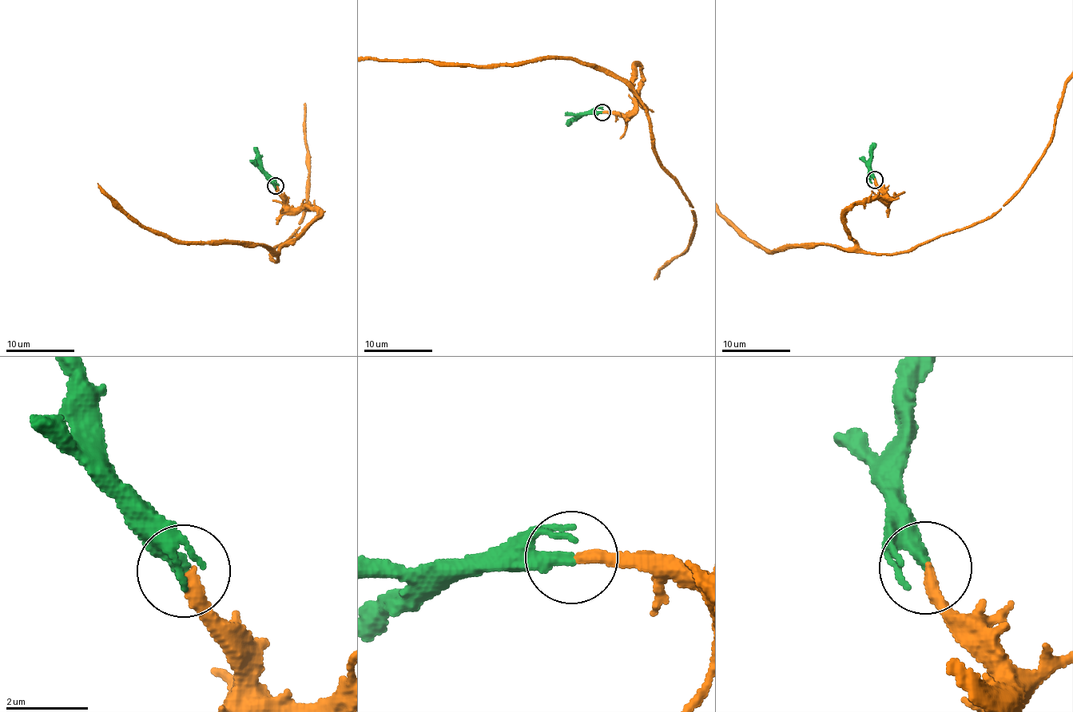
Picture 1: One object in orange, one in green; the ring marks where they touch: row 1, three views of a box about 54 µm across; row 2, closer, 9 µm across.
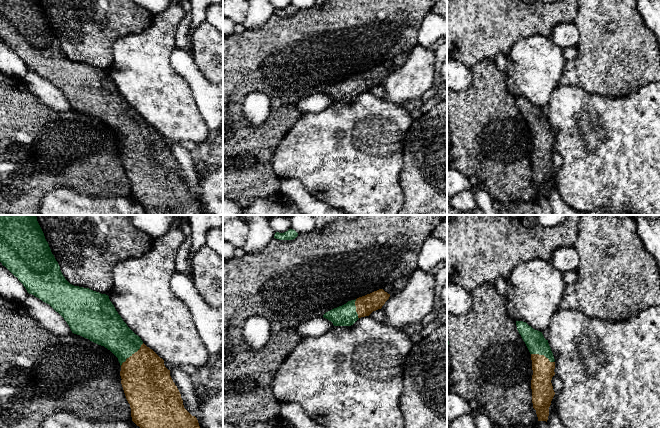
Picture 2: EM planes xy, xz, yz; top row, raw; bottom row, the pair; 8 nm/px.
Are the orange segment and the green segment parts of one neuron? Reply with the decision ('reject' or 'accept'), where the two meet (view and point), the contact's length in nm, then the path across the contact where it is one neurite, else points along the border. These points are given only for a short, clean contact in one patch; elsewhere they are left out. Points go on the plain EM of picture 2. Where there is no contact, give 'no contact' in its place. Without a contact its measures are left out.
accept | xy (132, 130) | 260 nm | across xy (146, 157), (132, 130), (111, 107)

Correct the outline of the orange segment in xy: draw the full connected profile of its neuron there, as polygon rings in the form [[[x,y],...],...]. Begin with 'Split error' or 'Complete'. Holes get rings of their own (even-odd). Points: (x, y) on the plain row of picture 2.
Split error. [[[0,0],[0,38],[18,54],[29,70],[58,88],[72,109],[104,122],[118,134],[121,160],[130,180],[132,197],[142,205],[146,215],[208,215],[203,211],[197,194],[184,184],[181,170],[170,152],[170,146],[165,143],[164,136],[127,102],[108,71],[74,62],[65,55],[39,0]]]

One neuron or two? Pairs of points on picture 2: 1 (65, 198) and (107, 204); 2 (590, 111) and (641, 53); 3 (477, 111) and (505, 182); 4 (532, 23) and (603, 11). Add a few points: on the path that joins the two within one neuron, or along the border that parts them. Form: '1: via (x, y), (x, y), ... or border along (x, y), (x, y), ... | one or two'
1: via (75, 204), (97, 204) | one
2: border along (581, 88), (591, 93), (603, 95), (626, 95) | two
3: via (477, 129), (477, 154), (487, 164) | one
4: border along (578, 10), (573, 21) | two

